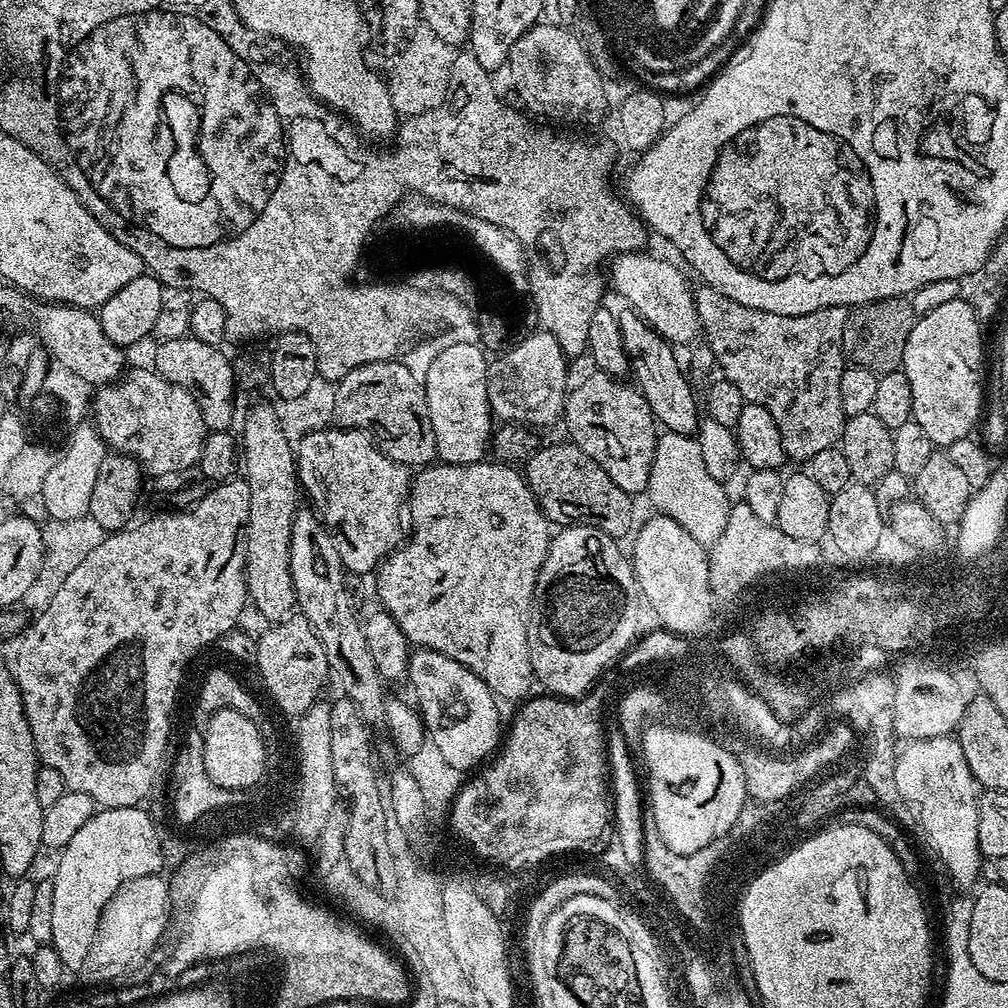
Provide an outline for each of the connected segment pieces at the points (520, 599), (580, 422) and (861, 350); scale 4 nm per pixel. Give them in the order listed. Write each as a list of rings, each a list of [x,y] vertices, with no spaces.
[[[443,462],[424,466],[415,473],[410,484],[410,495],[406,505],[407,515],[412,515],[412,537],[405,539],[395,550],[384,557],[378,571],[375,573],[376,592],[380,595],[383,611],[398,622],[402,634],[406,634],[409,645],[417,648],[429,648],[446,654],[462,666],[478,676],[495,693],[500,700],[520,702],[533,691],[534,677],[532,675],[532,651],[528,645],[528,620],[532,617],[532,599],[538,582],[538,574],[546,562],[548,546],[552,543],[553,533],[548,532],[550,521],[544,515],[536,495],[530,490],[527,479],[515,467],[499,462],[481,462],[478,464],[446,464]]]
[[[592,370],[577,388],[575,385],[567,393],[562,424],[568,427],[567,439],[576,444],[578,450],[590,454],[616,485],[629,494],[644,494],[648,491],[650,470],[654,466],[658,425],[640,389],[624,383],[628,382]]]
[[[902,296],[872,300],[869,304],[853,307],[848,314],[846,330],[842,330],[845,357],[852,364],[877,374],[897,371],[903,365],[906,338],[910,338],[910,330],[914,330],[917,319],[911,299]]]

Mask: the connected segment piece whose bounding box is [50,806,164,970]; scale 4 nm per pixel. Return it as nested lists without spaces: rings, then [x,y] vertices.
[[[143,807],[106,808],[97,811],[96,815],[70,838],[70,842],[59,853],[60,861],[56,864],[56,874],[51,877],[54,886],[54,911],[50,922],[52,935],[51,947],[58,950],[58,958],[62,958],[69,970],[80,970],[87,962],[87,955],[92,951],[96,941],[98,920],[104,907],[115,896],[115,892],[124,883],[143,876],[155,876],[164,868],[158,851],[158,824],[144,813]]]

